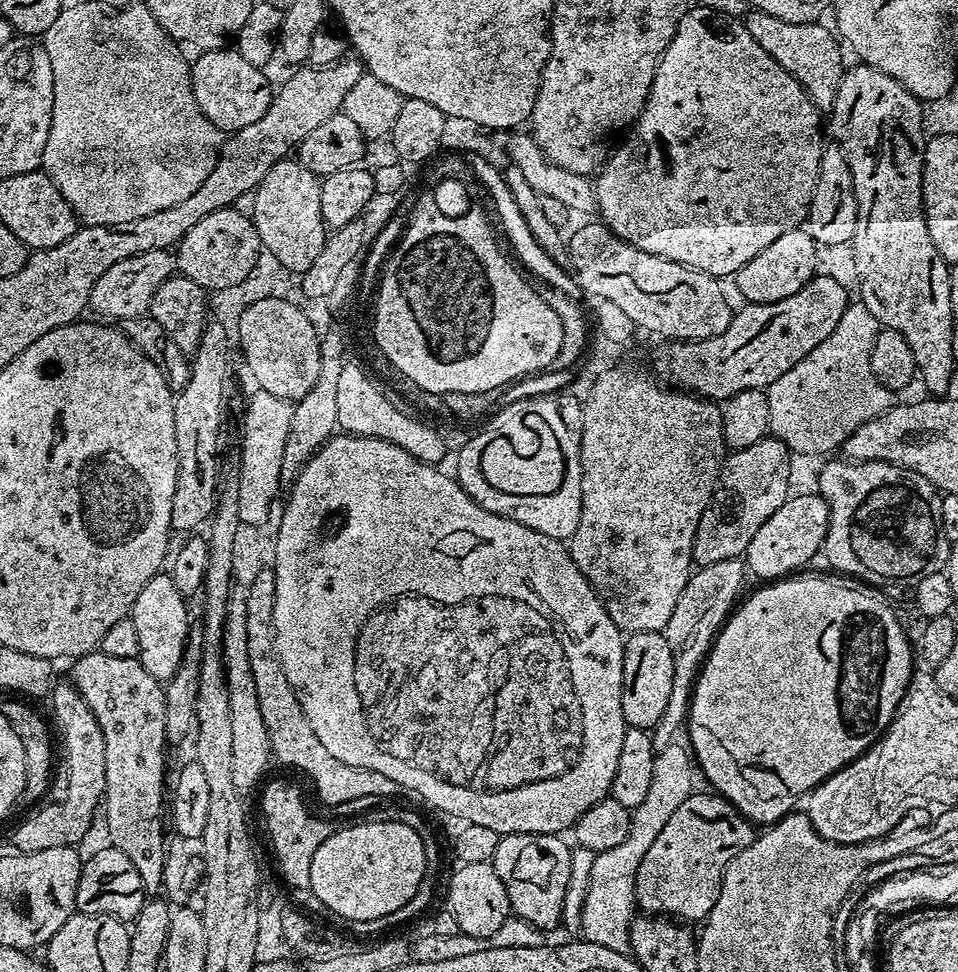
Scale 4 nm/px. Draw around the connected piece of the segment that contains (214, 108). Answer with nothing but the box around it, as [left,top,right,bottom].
[190,46,274,134]

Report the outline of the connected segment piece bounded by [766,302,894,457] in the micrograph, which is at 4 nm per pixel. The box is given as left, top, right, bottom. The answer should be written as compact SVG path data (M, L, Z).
M859 302L849 303L848 309L838 318L838 326L834 326L834 334L826 338L826 342L818 342L802 362L790 366L782 378L768 385L768 401L770 402L769 433L775 439L782 441L789 453L800 456L820 456L832 454L866 422L878 418L894 403L894 394L888 388L882 387L870 370L870 350L874 350L874 338L878 338L881 325Z

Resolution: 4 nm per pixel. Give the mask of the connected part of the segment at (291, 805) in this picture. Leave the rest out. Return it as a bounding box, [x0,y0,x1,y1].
[260,788,334,888]

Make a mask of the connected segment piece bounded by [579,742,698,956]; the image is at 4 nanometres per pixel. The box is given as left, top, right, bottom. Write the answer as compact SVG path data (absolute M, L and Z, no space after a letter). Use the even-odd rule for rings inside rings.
M673 742L654 758L654 778L650 778L650 790L646 794L646 802L642 806L631 809L632 828L614 846L614 850L597 852L591 857L592 865L588 868L588 889L584 892L584 909L580 912L579 935L598 946L606 946L606 950L614 950L623 956L631 953L630 926L636 908L636 875L638 866L642 866L642 858L646 858L646 850L650 850L654 838L666 826L666 821L690 798L694 791L692 779L698 776L694 767L694 756L680 742Z

